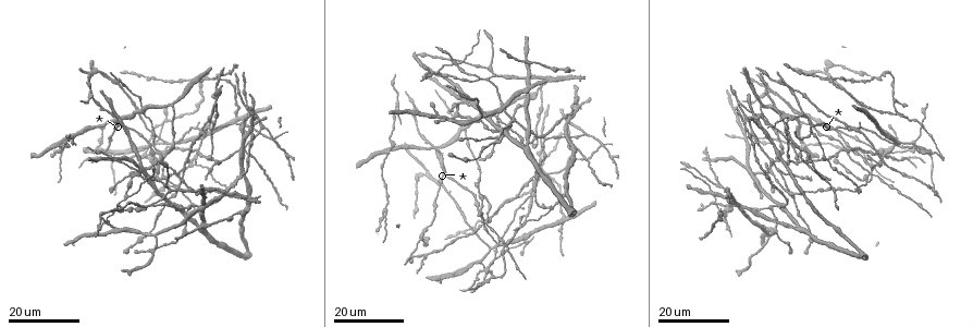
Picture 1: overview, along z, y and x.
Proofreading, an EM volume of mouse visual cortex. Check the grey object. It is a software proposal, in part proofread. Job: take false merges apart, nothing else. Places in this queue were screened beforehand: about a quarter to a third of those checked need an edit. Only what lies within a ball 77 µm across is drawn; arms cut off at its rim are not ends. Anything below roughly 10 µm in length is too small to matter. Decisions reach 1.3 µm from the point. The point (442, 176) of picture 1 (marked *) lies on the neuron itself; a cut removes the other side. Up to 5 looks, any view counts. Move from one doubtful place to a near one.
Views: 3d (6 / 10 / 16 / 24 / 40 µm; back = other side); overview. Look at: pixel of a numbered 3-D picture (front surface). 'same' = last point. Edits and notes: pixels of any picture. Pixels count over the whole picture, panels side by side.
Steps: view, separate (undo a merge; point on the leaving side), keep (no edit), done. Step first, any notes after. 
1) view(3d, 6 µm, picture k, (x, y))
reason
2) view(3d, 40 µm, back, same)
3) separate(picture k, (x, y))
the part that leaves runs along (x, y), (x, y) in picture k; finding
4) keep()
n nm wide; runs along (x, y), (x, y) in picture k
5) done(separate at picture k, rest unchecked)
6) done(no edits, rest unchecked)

view(3d, 16 µm, picture 1, (500, 243))
four or more arms meet

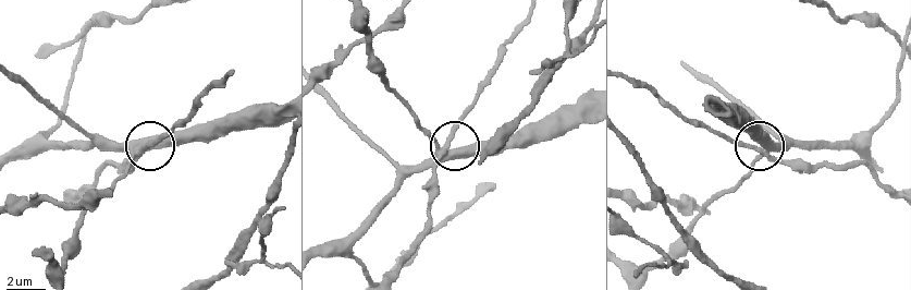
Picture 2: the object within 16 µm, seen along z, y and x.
view(3d, 10 µm, picture 2, (450, 148))

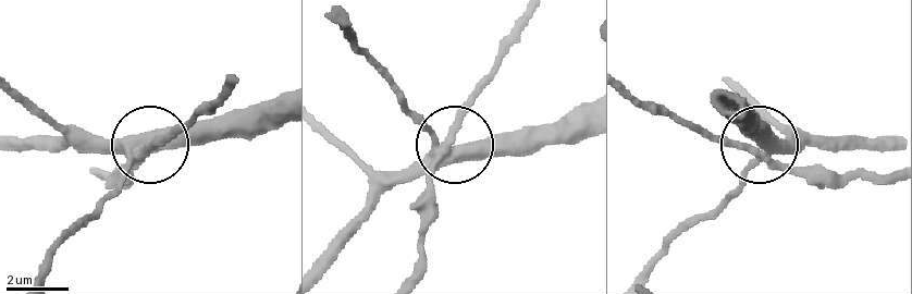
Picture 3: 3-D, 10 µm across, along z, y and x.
separate(picture 3, (460, 111))
410 nm wide; the part that leaves runs along (442, 145), (520, 15) in picture 3; two neurons meet here

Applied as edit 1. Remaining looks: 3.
view(3d, 24 µm, picture 1, (225, 186))
small branch off a trunk

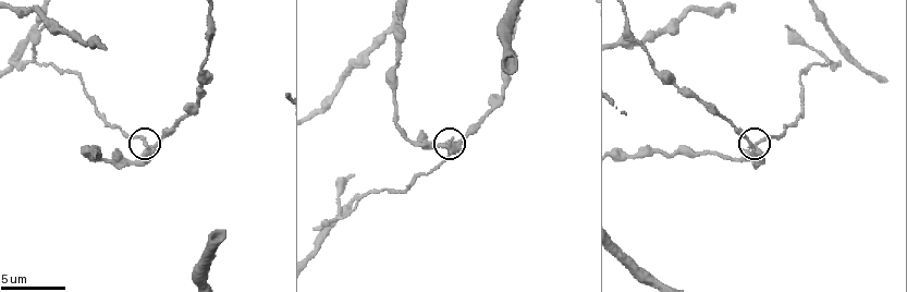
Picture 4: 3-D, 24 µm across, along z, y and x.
view(3d, 6 µm, picture 4, (148, 147))

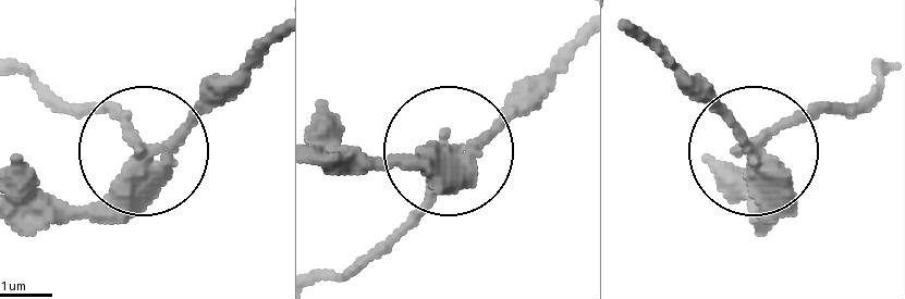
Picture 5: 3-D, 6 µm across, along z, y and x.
separate(picture 5, (118, 104))
the part that leaves runs along (141, 147), (123, 121), (10, 70) in picture 5; a second neuron is stuck on

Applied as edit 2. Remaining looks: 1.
done(separate at picture 3, separate at picture 5, rest unchecked)

